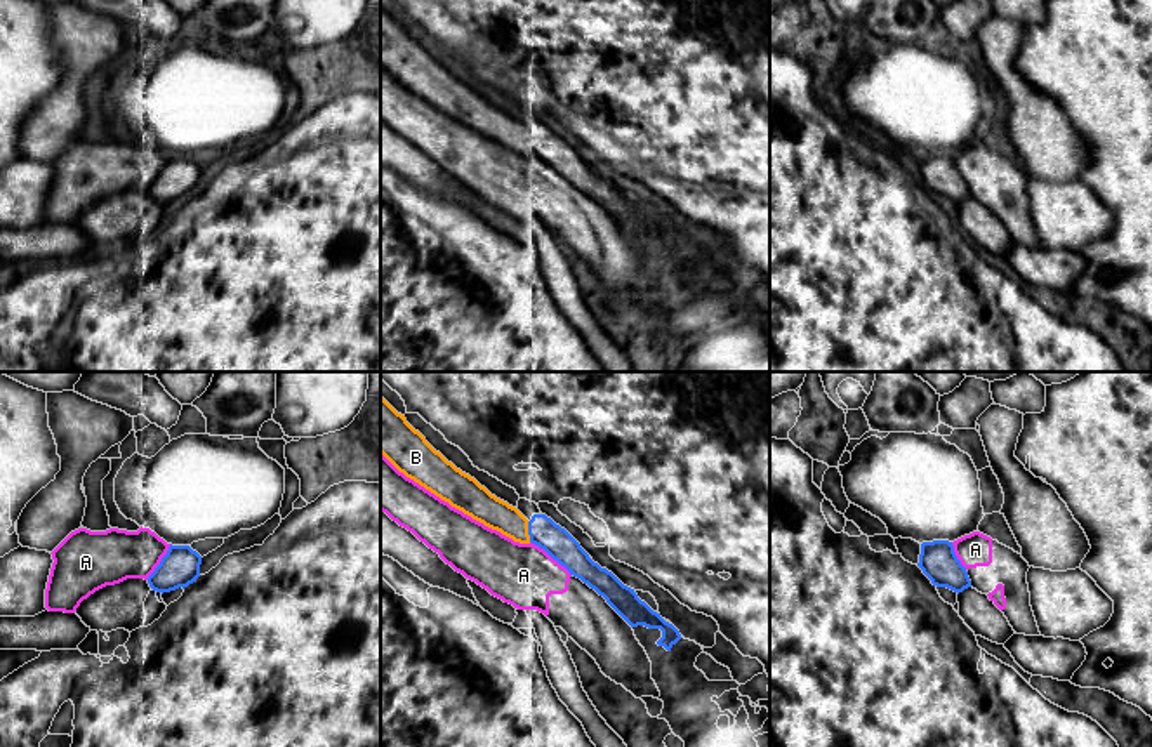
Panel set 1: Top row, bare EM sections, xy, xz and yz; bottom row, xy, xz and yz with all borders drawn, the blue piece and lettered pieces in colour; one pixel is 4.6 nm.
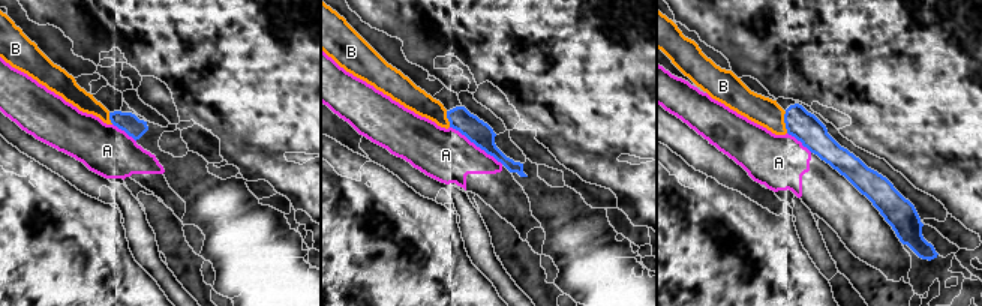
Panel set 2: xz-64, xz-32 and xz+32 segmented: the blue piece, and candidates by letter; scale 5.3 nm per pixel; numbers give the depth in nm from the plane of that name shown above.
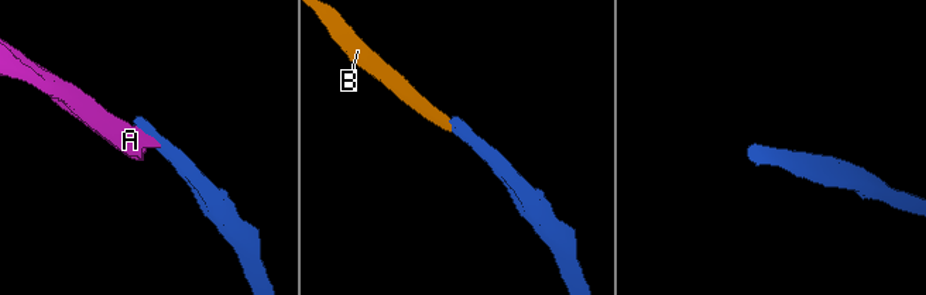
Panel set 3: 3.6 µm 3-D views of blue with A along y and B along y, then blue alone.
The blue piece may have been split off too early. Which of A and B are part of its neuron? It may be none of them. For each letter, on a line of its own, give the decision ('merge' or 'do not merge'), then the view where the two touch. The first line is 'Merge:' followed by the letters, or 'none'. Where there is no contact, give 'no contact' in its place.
Merge: B
A: do not merge; meets blue in xz
B: merge; meets blue in xz

